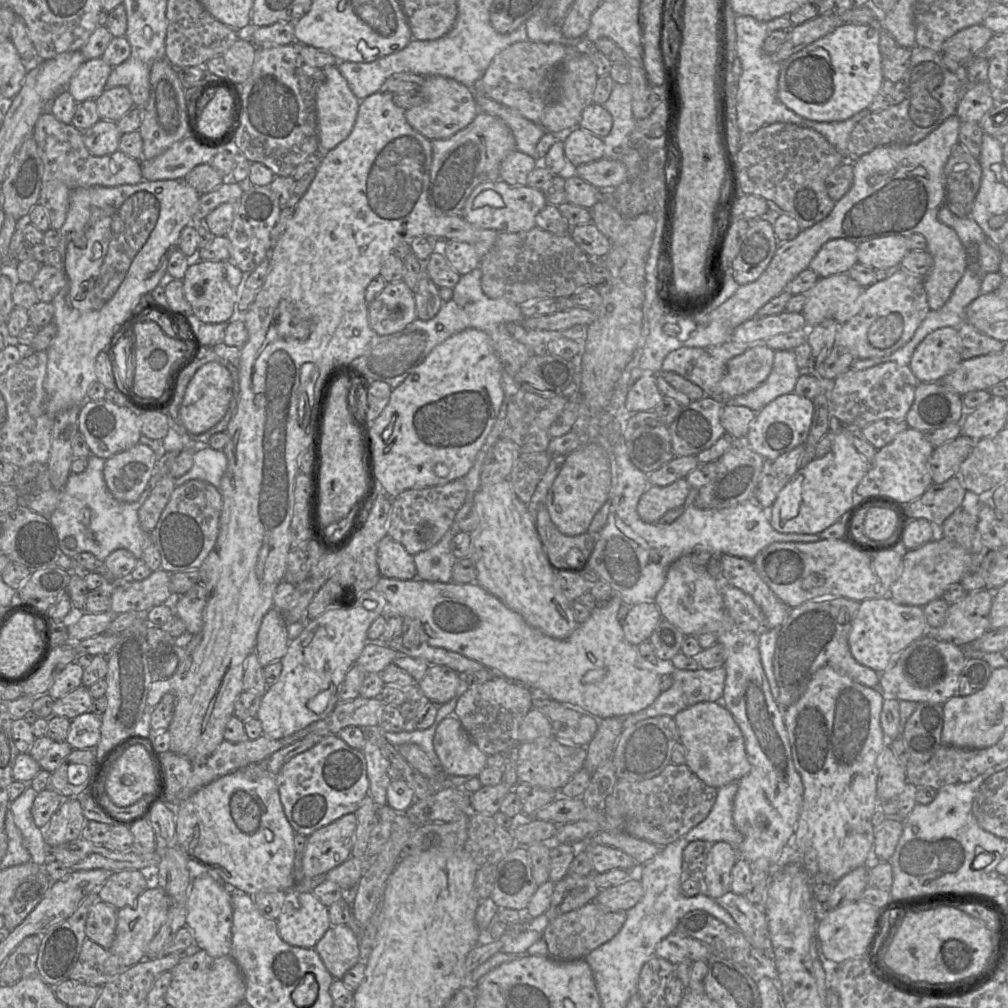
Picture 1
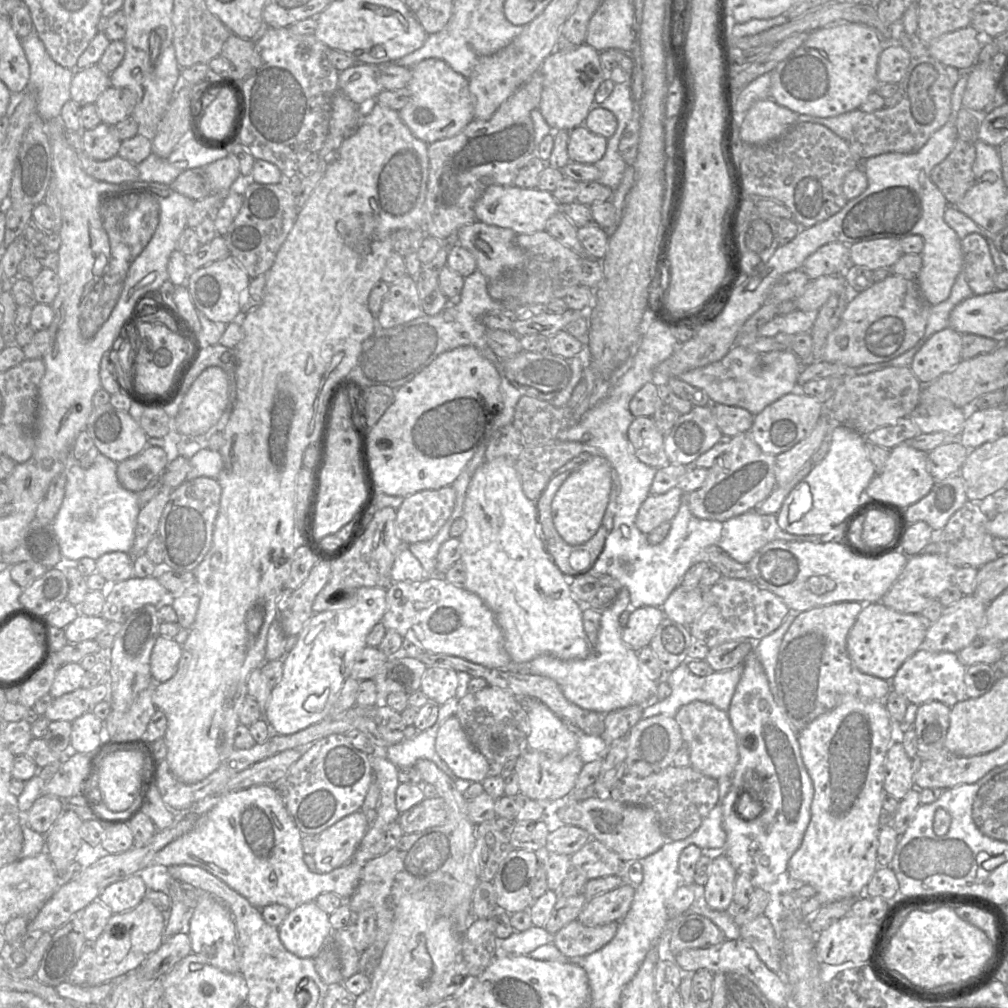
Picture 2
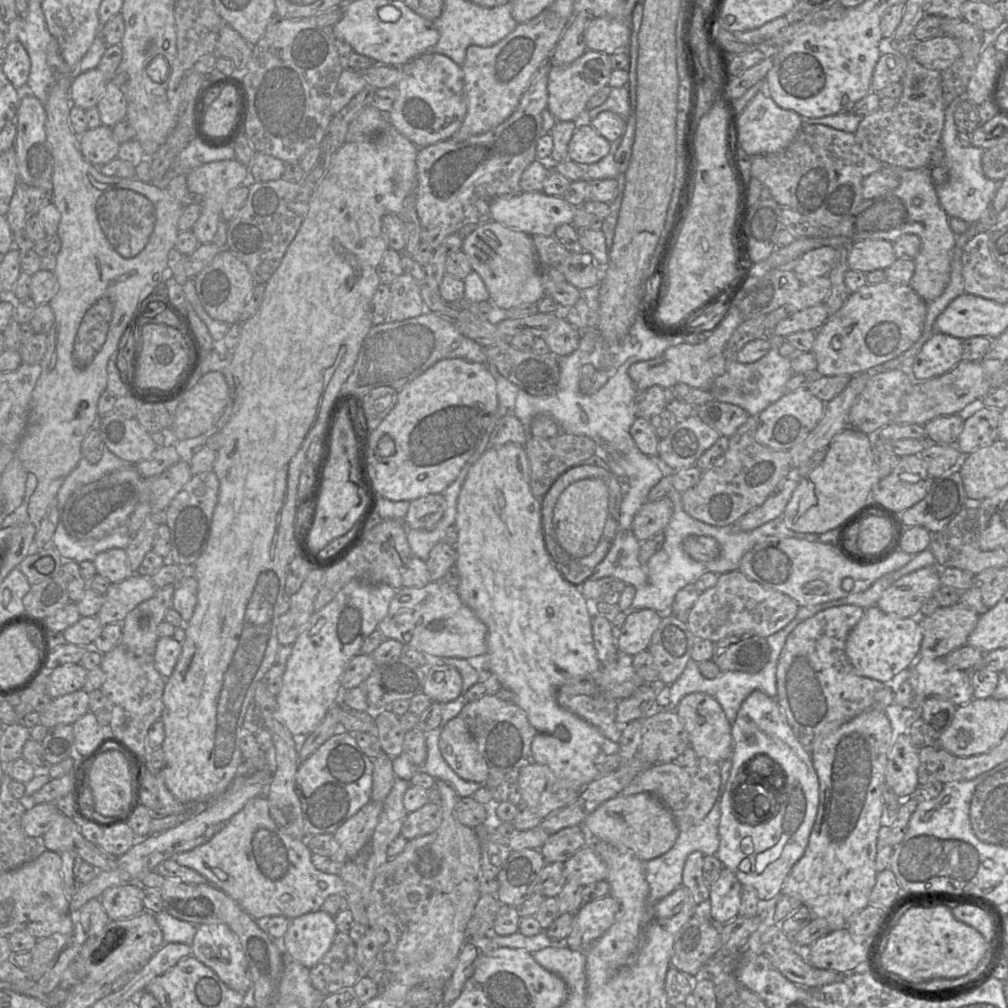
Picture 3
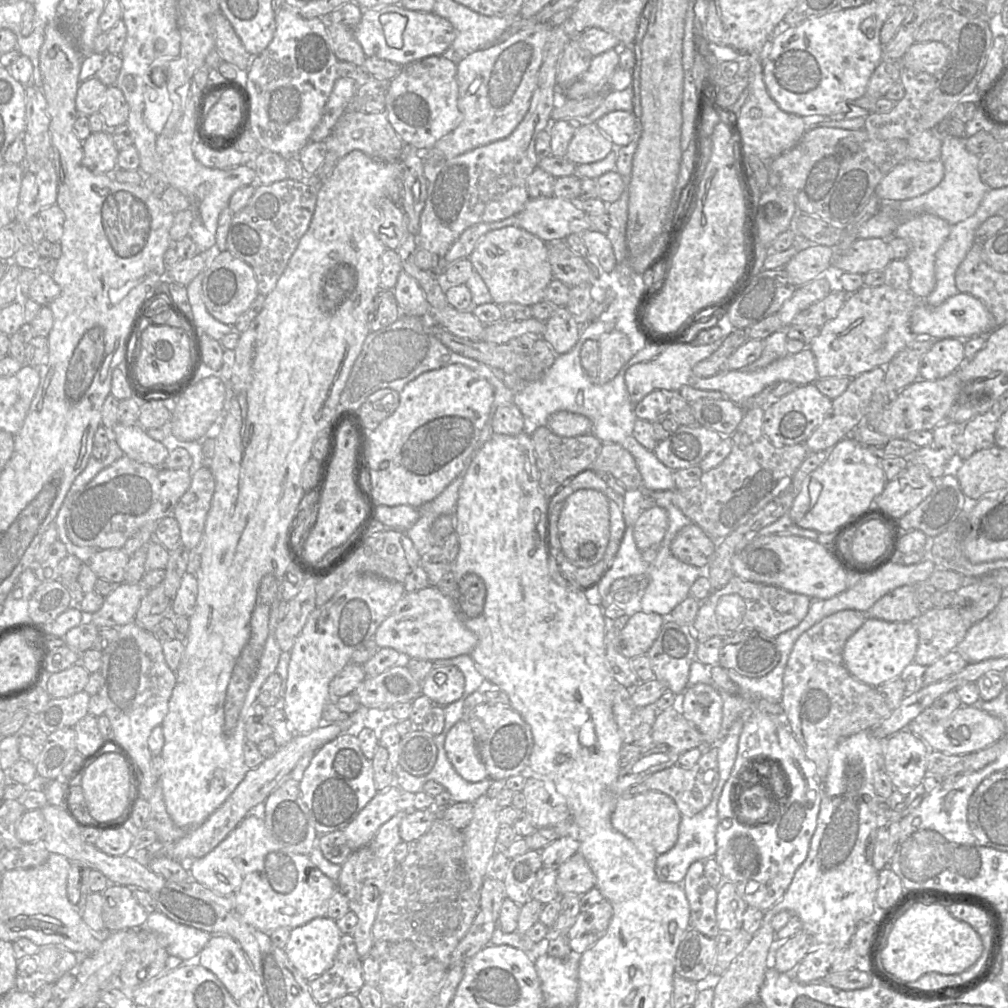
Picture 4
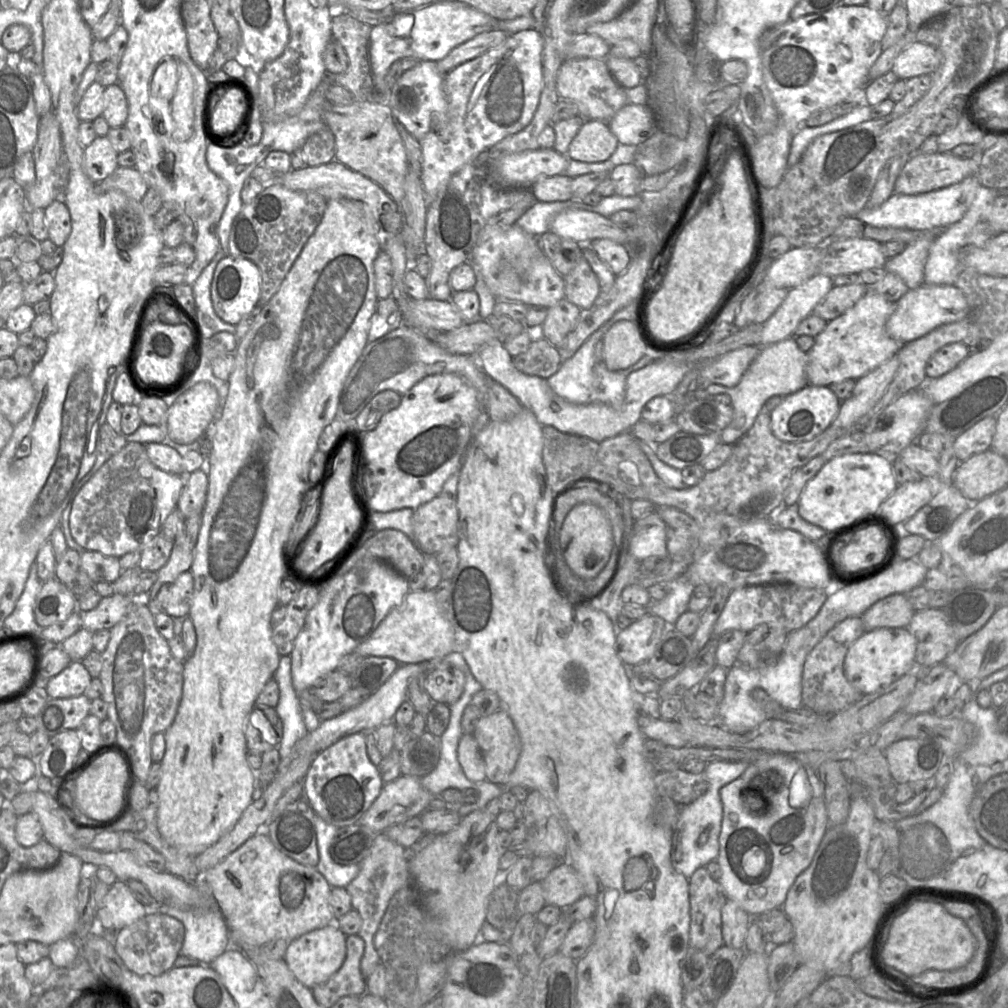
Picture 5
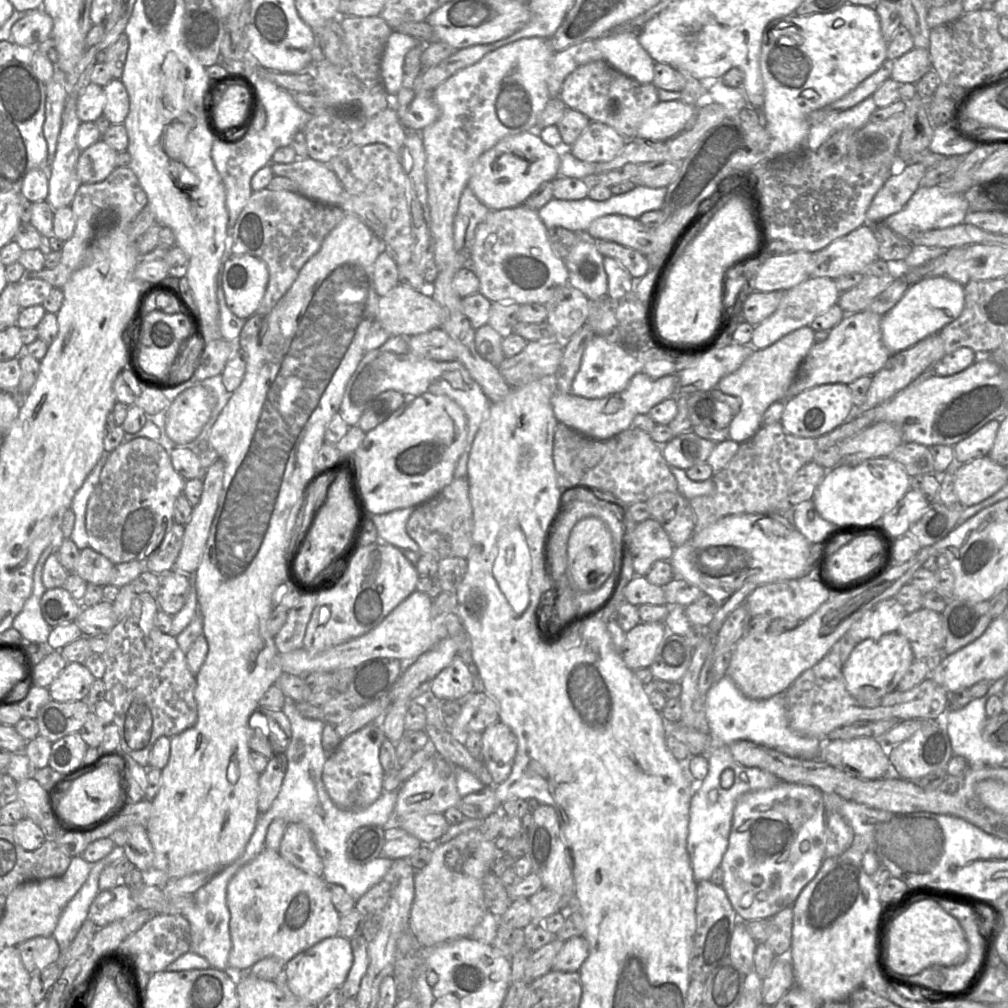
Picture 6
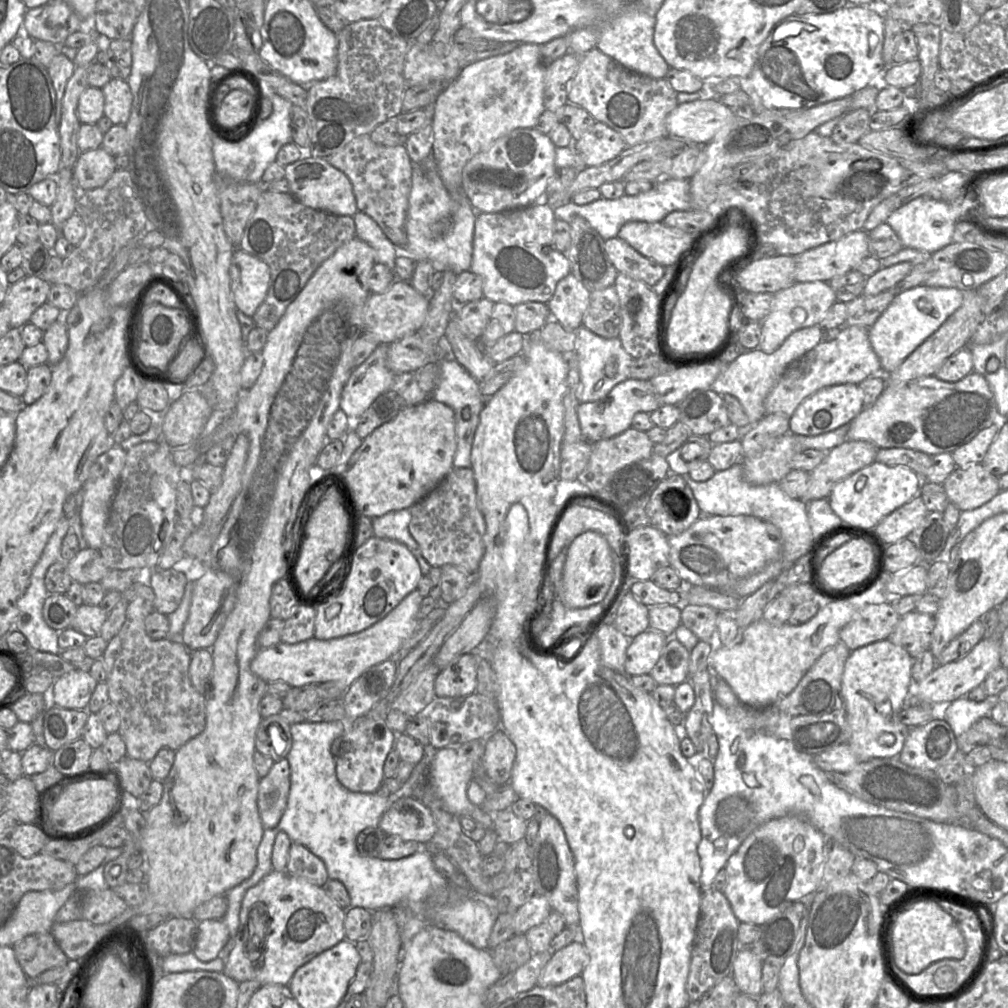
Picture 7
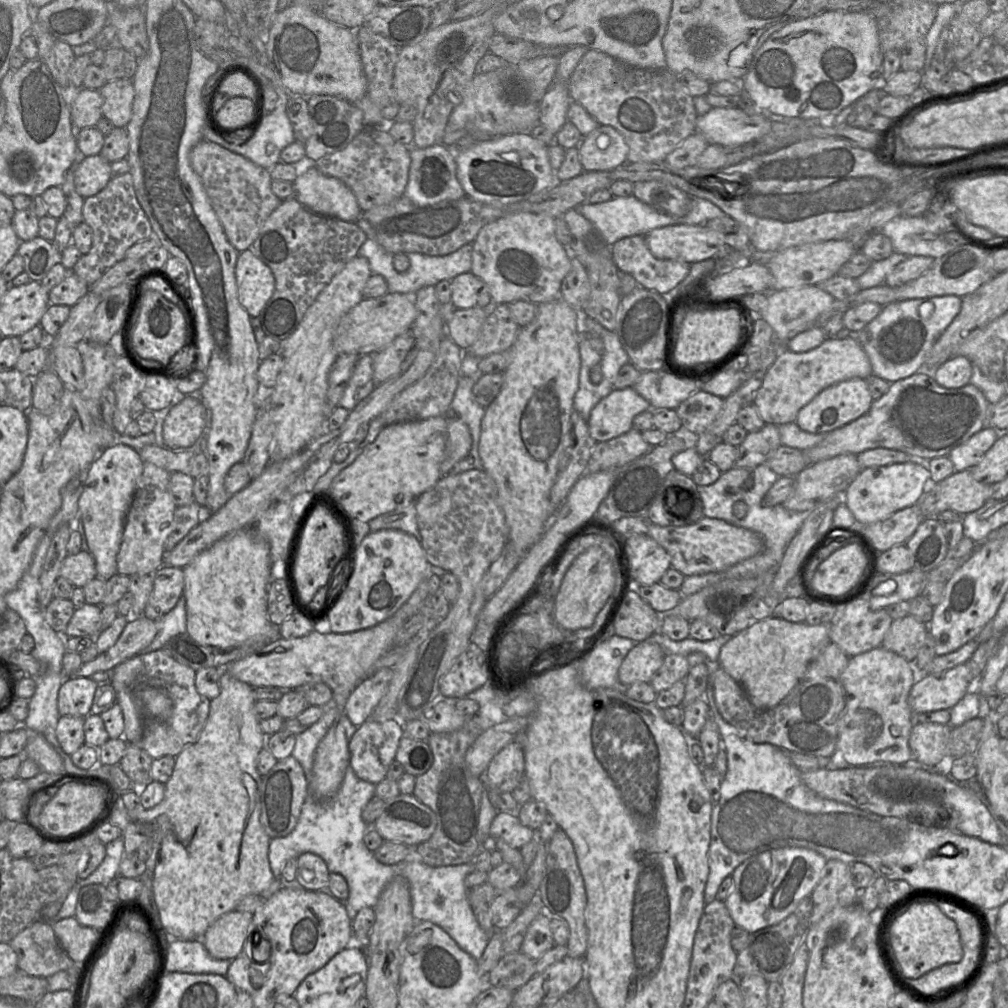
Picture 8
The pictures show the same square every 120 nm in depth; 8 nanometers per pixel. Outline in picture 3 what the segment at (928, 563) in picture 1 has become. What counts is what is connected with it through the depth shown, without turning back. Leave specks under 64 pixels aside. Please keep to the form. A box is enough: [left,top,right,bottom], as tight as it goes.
[876,567,941,618]

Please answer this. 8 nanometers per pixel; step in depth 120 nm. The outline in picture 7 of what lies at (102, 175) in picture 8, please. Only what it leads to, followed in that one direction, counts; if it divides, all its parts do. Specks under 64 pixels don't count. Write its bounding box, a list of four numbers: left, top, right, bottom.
[74,147,116,191]

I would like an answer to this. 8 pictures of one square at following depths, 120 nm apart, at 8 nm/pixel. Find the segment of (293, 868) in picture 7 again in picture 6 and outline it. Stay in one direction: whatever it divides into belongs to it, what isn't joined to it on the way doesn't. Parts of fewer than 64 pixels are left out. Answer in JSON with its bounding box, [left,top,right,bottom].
[278,824,324,877]

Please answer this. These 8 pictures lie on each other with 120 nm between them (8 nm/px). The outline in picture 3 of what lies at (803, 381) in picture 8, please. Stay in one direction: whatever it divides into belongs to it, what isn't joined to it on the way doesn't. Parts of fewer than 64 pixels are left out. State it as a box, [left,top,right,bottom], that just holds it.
[812,280,927,376]

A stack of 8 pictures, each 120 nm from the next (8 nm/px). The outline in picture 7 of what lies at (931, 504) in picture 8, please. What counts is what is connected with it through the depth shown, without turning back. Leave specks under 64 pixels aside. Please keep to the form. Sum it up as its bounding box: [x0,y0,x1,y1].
[942,464,1000,511]

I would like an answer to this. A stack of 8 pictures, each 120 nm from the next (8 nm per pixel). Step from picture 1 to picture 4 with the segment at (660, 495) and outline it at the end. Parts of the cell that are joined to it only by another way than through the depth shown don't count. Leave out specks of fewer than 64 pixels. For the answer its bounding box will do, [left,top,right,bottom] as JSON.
[634,506,668,551]

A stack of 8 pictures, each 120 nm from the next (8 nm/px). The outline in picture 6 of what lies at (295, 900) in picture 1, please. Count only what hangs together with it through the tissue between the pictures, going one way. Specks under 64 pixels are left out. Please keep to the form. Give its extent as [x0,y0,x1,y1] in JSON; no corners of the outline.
[283,934,353,1006]

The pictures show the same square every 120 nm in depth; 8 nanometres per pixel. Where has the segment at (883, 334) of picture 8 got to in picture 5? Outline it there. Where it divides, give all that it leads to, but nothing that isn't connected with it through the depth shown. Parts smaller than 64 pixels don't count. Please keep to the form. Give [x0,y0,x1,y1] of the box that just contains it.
[885,284,969,344]

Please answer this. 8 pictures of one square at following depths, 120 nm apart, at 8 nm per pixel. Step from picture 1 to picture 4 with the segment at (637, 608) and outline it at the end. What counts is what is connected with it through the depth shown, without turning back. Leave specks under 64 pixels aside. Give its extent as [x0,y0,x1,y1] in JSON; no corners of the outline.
[617,613,665,660]

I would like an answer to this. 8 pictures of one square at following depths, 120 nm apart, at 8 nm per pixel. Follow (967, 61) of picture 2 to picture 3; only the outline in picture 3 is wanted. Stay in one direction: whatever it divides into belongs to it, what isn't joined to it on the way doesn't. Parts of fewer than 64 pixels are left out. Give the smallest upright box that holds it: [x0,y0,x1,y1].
[914,37,961,71]

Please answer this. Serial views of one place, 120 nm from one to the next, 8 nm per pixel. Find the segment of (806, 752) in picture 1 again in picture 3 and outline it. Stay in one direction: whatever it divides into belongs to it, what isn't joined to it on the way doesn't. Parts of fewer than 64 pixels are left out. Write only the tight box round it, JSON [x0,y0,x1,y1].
[781,710,893,932]

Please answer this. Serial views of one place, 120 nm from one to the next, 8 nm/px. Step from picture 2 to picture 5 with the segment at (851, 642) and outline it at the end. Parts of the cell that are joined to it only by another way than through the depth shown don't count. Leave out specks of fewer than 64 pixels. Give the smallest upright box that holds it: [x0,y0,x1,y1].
[844,628,916,695]

